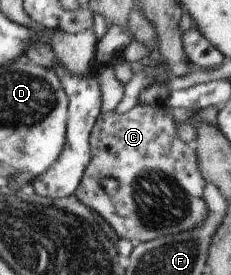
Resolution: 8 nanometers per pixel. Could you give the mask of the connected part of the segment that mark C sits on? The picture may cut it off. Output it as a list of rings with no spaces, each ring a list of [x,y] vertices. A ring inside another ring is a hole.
[[[158,102],[158,104],[146,104],[136,105],[136,108],[132,108],[128,114],[118,114],[118,112],[108,112],[108,114],[101,114],[98,118],[96,126],[94,126],[93,135],[91,136],[91,144],[93,145],[93,159],[90,161],[89,167],[86,168],[86,174],[82,180],[81,186],[75,192],[76,196],[94,209],[99,215],[101,215],[115,230],[119,238],[126,238],[134,243],[134,246],[142,242],[153,241],[157,238],[164,238],[165,236],[176,236],[180,232],[188,232],[196,226],[200,226],[206,218],[208,218],[208,204],[204,200],[204,188],[206,188],[207,182],[200,172],[200,160],[195,149],[195,145],[191,140],[186,140],[178,134],[178,125],[170,108],[166,102]],[[104,178],[115,178],[119,183],[119,187],[116,192],[108,192],[104,186],[102,186],[102,180]]]

